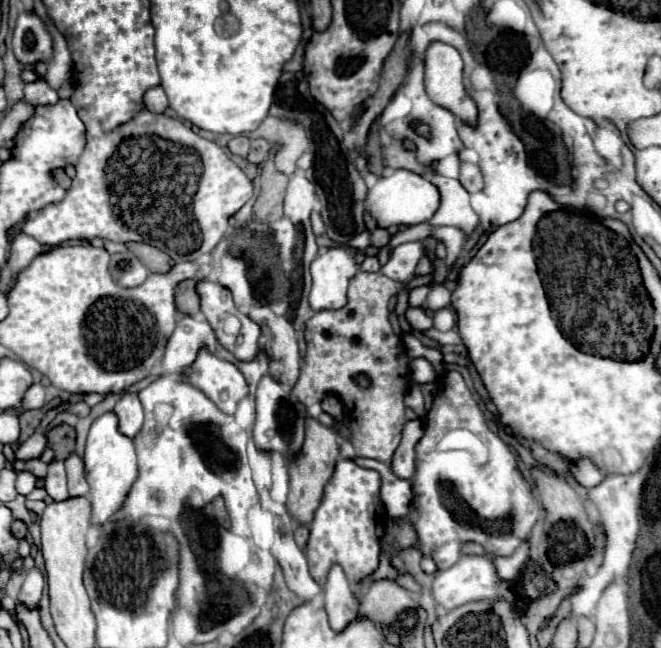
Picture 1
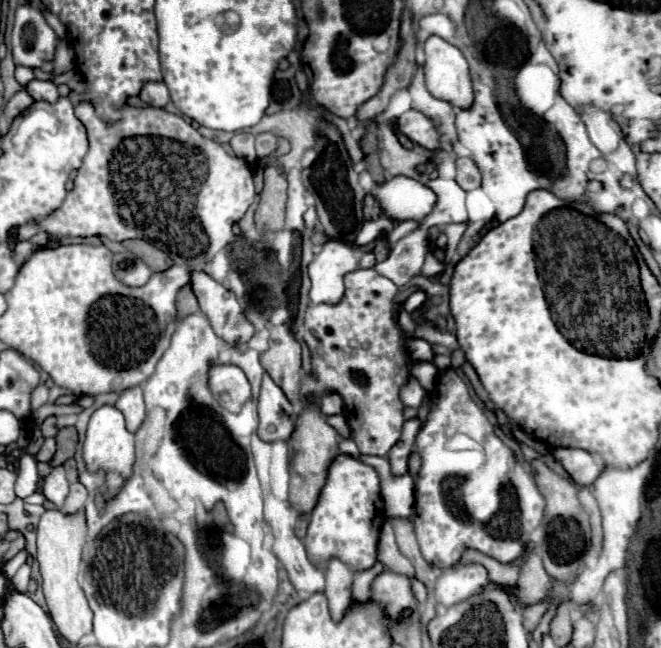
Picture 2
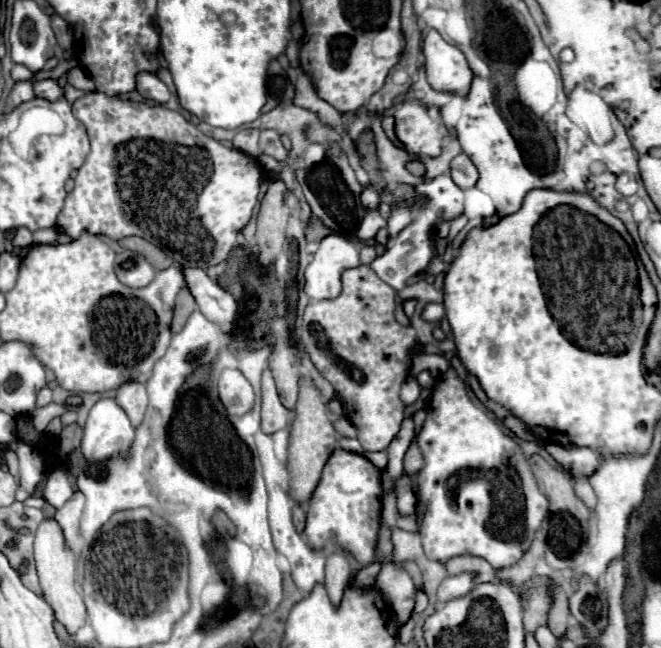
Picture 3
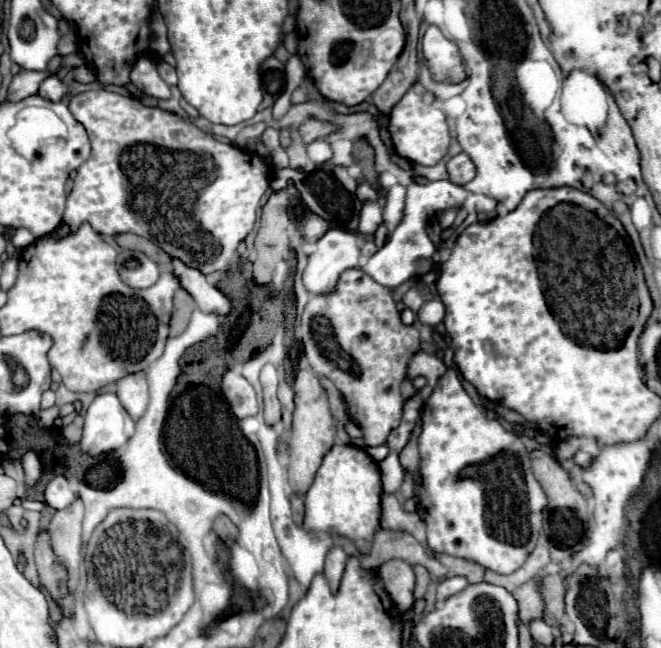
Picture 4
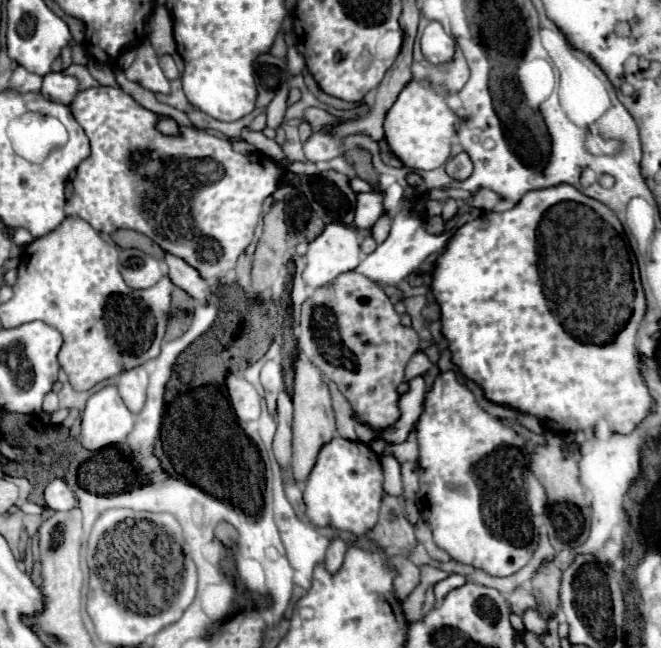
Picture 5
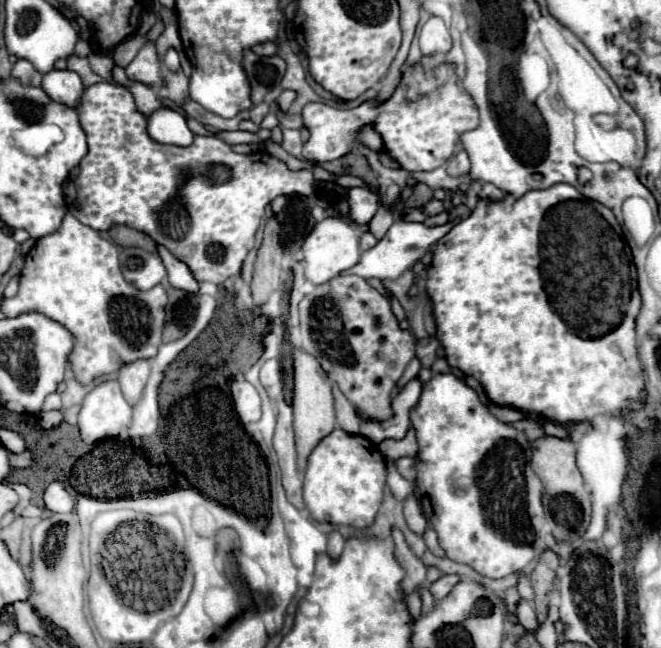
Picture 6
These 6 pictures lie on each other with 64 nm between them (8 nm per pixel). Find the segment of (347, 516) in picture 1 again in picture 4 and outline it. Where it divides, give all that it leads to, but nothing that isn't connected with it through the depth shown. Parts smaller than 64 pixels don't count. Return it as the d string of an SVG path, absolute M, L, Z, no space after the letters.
M334 444L314 476L312 486L304 494L306 516L304 528L314 532L334 532L356 542L362 552L370 550L372 536L380 526L382 482L378 464L364 448L350 444Z

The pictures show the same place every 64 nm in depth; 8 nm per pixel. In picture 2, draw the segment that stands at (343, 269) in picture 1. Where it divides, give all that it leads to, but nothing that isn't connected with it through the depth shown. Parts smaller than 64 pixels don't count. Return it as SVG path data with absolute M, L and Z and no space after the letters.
M328 240L322 252L310 262L310 300L314 304L336 304L344 294L344 274L358 268L358 248L342 240Z

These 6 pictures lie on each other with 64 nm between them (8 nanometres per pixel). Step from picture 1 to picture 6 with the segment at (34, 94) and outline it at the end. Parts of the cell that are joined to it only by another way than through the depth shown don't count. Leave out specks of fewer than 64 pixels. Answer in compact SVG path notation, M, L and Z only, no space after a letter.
M52 70L44 74L42 88L44 92L48 92L48 96L52 96L52 100L70 108L76 108L84 94L84 84L72 70Z

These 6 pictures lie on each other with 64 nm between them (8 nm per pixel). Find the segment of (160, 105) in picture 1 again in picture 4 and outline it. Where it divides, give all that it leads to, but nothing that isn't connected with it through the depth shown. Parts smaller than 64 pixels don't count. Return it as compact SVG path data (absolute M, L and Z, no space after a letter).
M140 56L134 62L130 70L130 82L152 98L170 98L170 86L160 78L156 62L150 56Z

